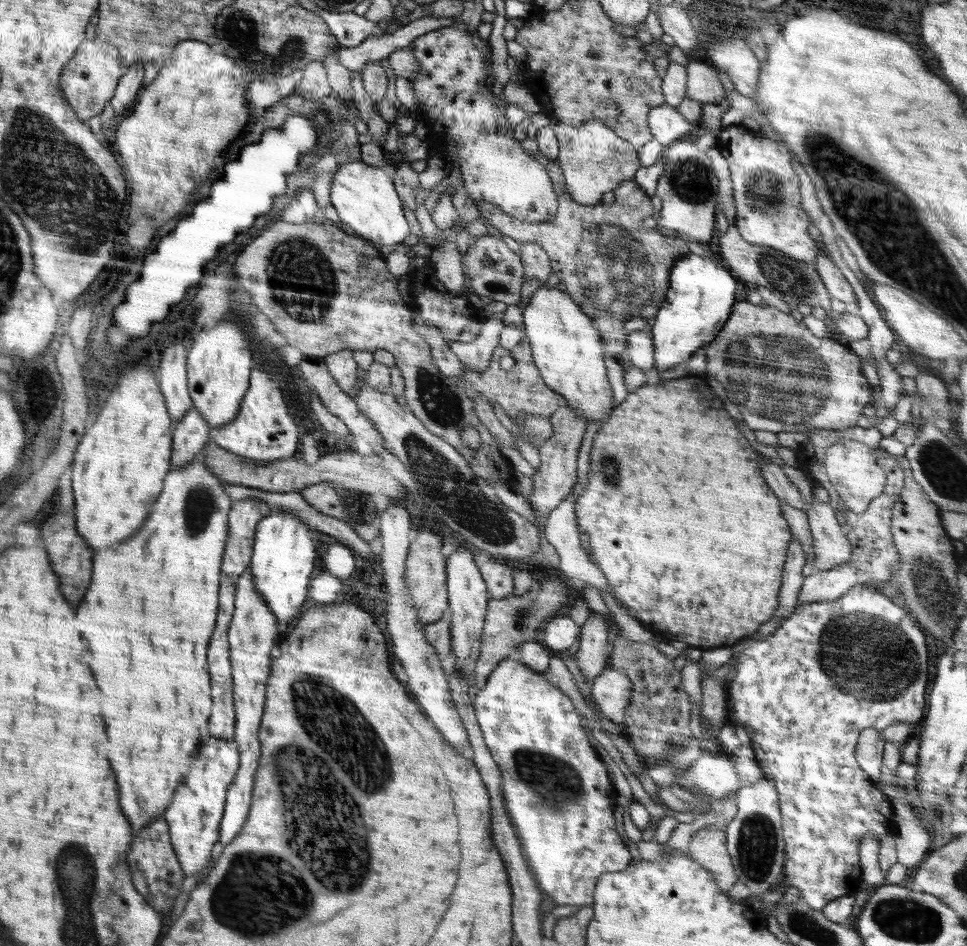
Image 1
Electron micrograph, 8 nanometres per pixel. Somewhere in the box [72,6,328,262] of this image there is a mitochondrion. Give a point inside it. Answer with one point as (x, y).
(242, 33)

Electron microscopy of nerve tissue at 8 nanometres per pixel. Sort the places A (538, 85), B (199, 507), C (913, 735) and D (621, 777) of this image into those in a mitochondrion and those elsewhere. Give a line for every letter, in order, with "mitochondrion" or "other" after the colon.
A: other
B: mitochondrion
C: other
D: other

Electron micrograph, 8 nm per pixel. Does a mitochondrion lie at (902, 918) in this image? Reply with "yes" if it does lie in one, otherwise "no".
yes

